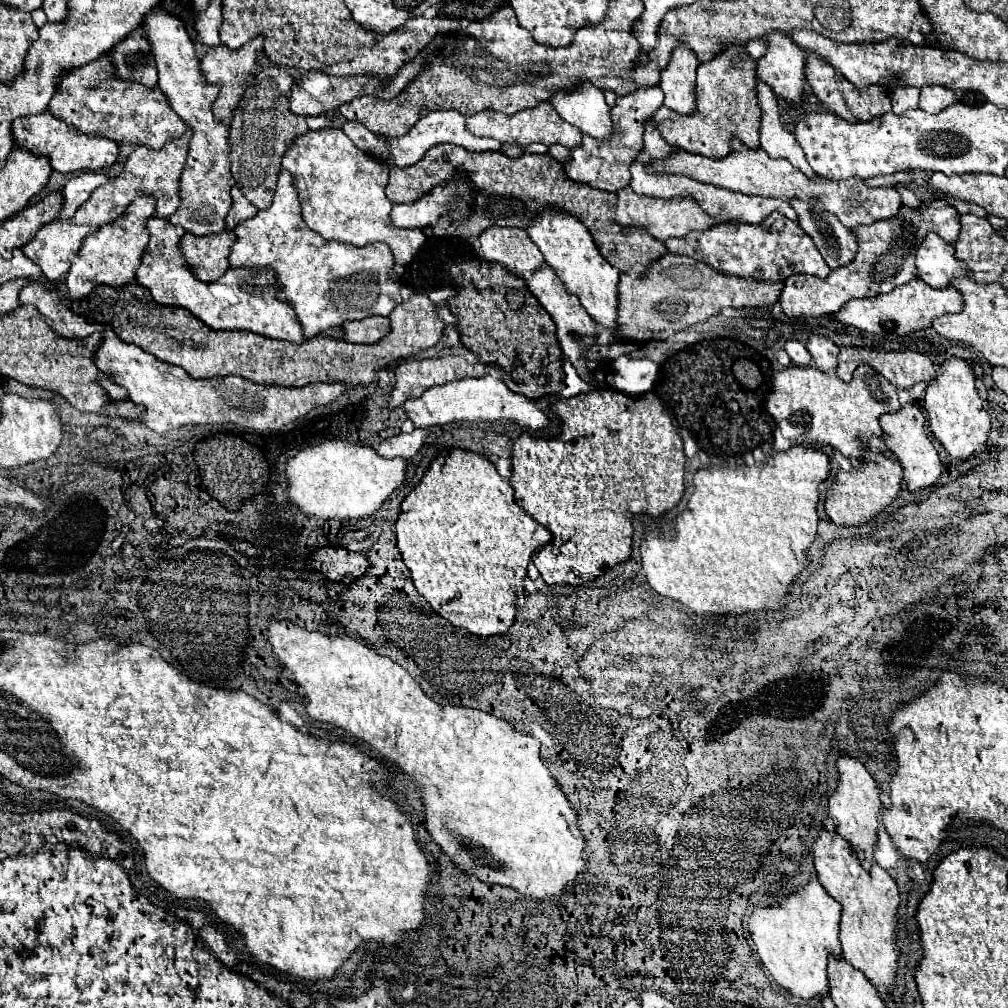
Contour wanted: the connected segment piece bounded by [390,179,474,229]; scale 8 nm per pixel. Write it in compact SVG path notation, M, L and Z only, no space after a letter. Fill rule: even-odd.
M454 181L446 187L436 187L412 205L394 205L390 217L392 223L404 229L424 229L440 215L454 219L470 217L472 209L472 185L468 181Z

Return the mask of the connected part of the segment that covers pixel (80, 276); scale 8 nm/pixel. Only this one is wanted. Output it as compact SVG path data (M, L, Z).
M152 195L136 197L126 209L128 215L122 215L112 225L100 227L96 233L88 235L82 241L76 257L72 257L72 267L66 275L66 285L70 289L72 299L86 297L96 285L110 285L110 287L118 289L118 287L134 281L134 273L148 247L146 221L156 215L154 209L156 209L156 199Z

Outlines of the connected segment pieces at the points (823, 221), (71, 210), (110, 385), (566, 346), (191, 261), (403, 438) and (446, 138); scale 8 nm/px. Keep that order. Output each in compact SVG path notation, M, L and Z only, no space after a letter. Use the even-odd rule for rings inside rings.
M790 201L798 213L800 227L812 237L820 255L830 269L838 269L854 261L858 253L858 241L850 229L846 229L836 215L828 213L820 201Z
M86 171L74 179L68 181L68 185L62 189L62 209L60 209L60 219L70 219L80 205L84 205L90 197L90 193L108 183L108 175L102 171Z
M102 379L102 381L100 381L100 385L108 391L108 395L110 395L114 401L118 401L118 399L122 399L122 397L128 397L128 391L126 391L124 387L116 385L116 383L114 383L114 381L110 381L110 379Z
M542 265L534 275L532 279L528 279L528 289L538 297L538 301L542 303L542 307L550 313L550 317L554 319L556 323L556 337L560 341L560 347L564 351L564 355L570 359L570 363L576 367L578 375L588 381L590 385L598 387L598 379L596 379L596 373L592 369L588 369L584 363L580 363L584 359L584 351L594 347L596 345L596 323L594 319L582 309L578 297L574 293L570 293L564 283L558 279L558 275L548 267L548 265Z
M230 229L218 235L204 237L192 237L192 233L186 233L180 239L180 253L194 277L198 277L204 283L212 283L220 279L230 267L228 253L234 241L236 235Z
M416 427L412 433L400 433L400 435L394 435L386 441L382 441L376 447L376 451L382 457L406 457L406 459L410 459L410 455L418 453L418 449L422 447L428 433L430 433L430 429L418 429Z
M432 111L432 113L428 113L426 117L422 117L404 137L388 139L388 155L382 155L382 159L384 159L384 163L386 163L388 167L400 167L400 169L402 169L402 167L410 167L410 165L418 163L430 147L440 145L440 143L460 145L460 147L464 147L466 151L472 151L472 153L500 151L500 149L502 149L502 143L500 143L500 141L472 135L472 133L468 131L468 127L466 127L466 117L464 117L462 113L456 113L456 111Z

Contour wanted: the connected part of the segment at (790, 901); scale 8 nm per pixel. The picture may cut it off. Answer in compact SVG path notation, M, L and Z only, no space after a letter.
M812 879L798 891L784 897L778 905L772 905L776 911L772 911L768 917L770 927L768 931L762 929L762 935L754 935L752 939L756 943L756 951L764 963L764 967L770 971L774 981L784 987L788 993L800 999L822 999L830 993L828 979L826 979L826 963L828 957L834 955L836 959L842 957L842 949L839 941L840 903L836 903L828 893L822 891L822 885L818 879Z

